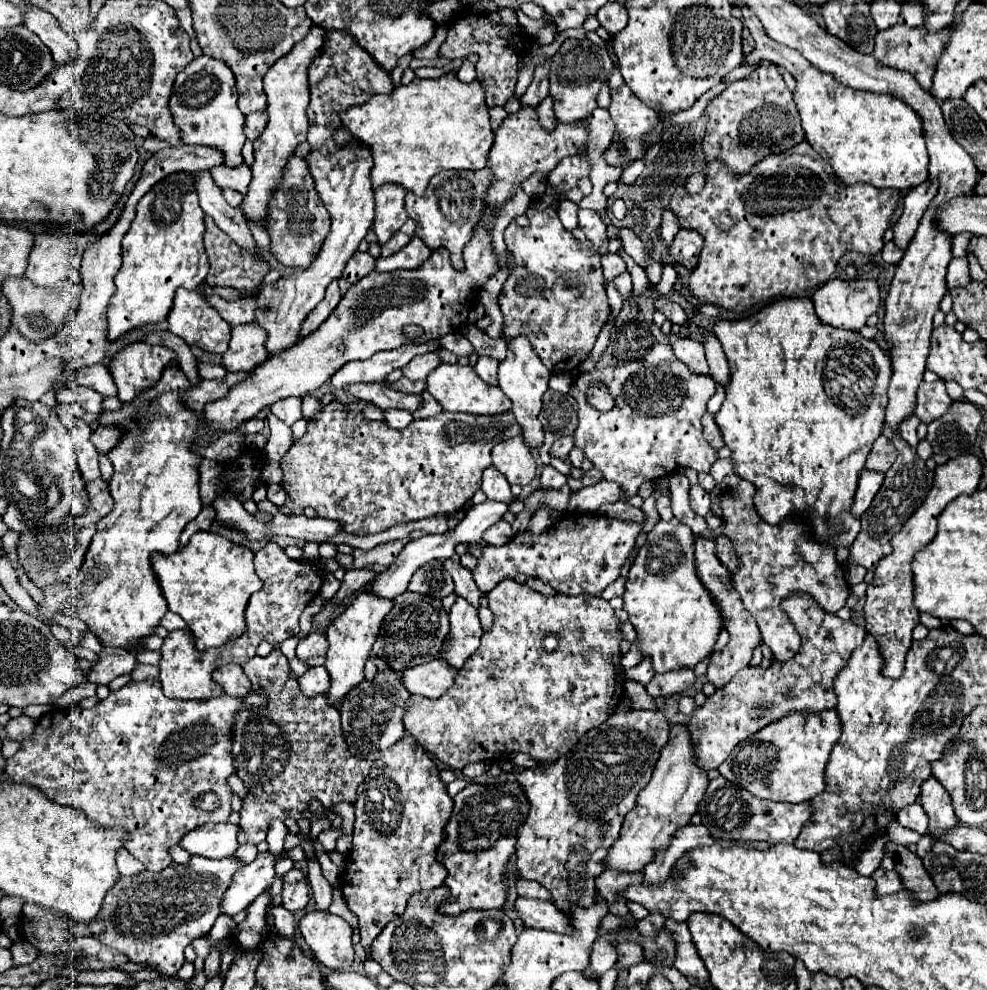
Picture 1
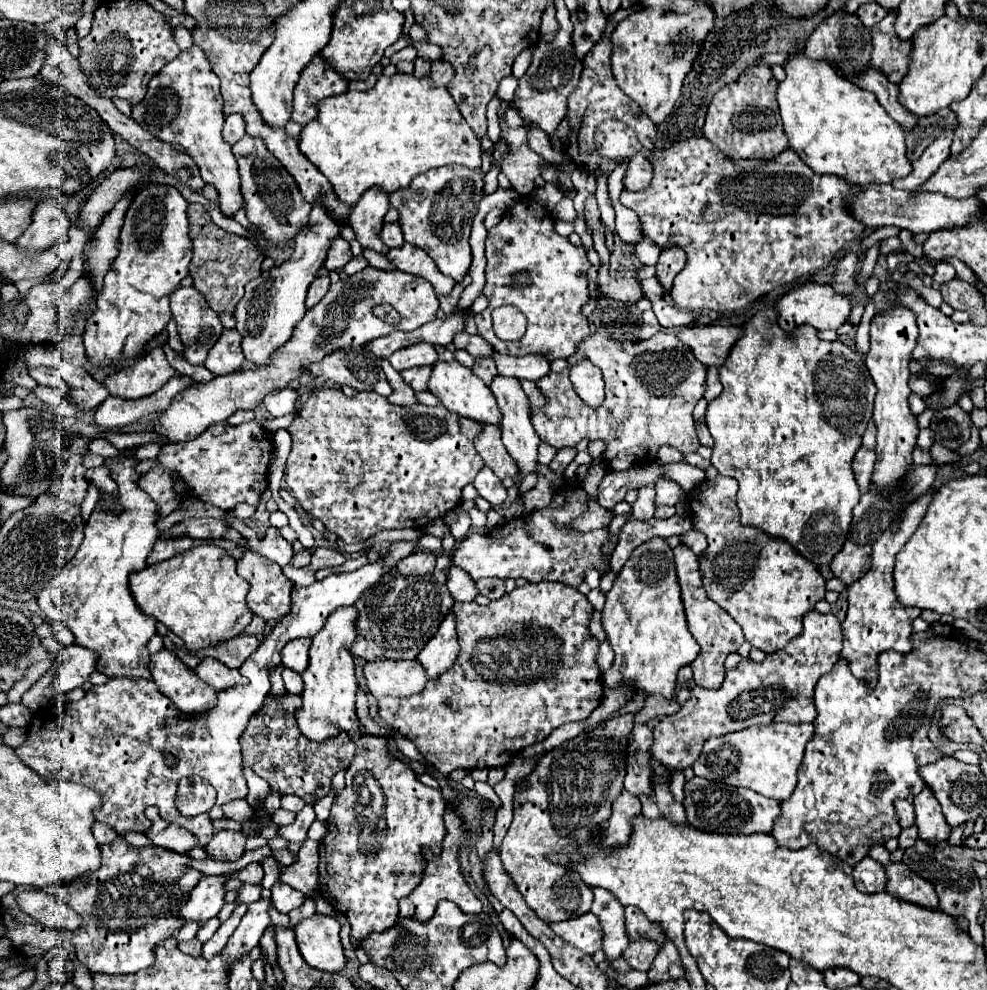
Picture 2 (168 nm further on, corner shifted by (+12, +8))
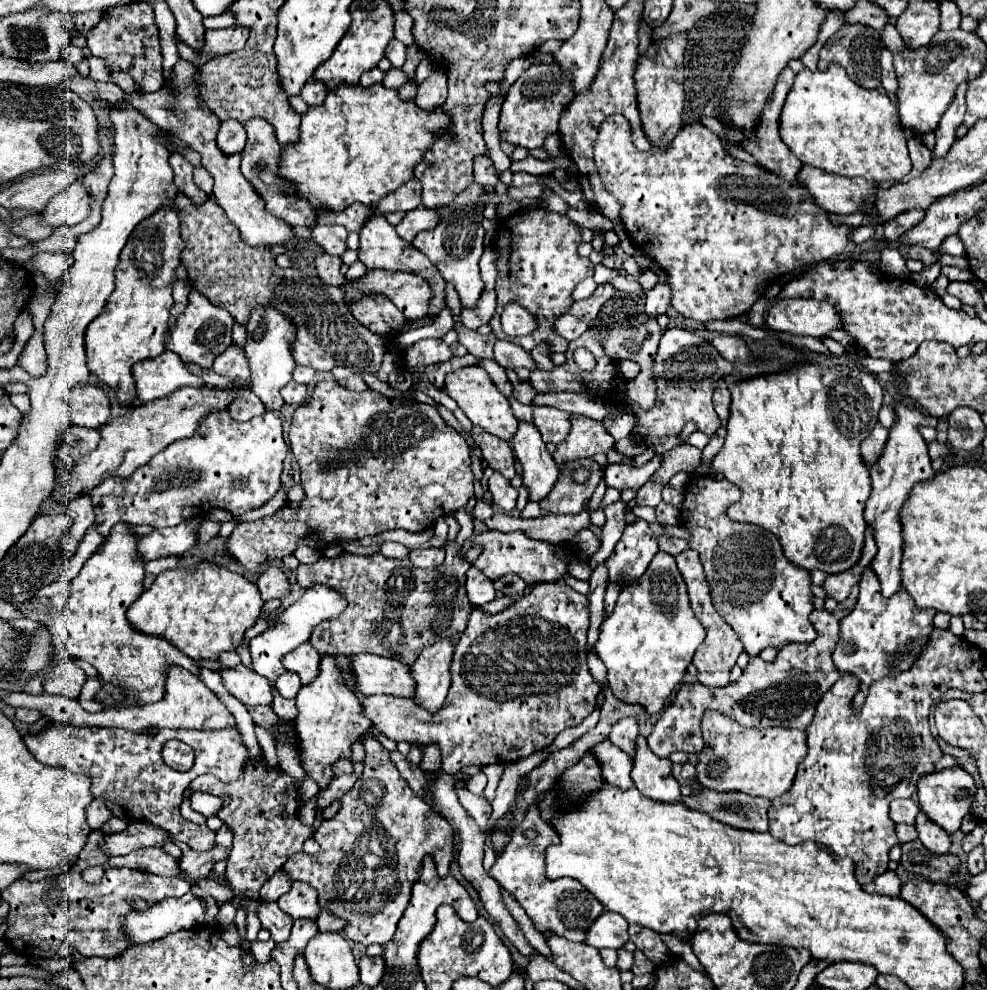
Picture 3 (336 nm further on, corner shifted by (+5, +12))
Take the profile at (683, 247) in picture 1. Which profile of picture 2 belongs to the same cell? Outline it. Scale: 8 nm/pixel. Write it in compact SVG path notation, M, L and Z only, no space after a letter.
M671 247L671 249L663 249L661 251L655 277L663 285L663 295L669 295L671 293L673 277L683 269L685 261L687 261L687 257L685 257L685 253L679 247Z

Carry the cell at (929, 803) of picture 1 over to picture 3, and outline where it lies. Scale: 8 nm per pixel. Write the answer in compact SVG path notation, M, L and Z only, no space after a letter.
M920 809L920 813L916 815L916 829L918 829L918 837L920 841L936 855L942 855L950 849L952 845L952 839L950 835L940 827L936 825L934 821L928 819L928 815Z

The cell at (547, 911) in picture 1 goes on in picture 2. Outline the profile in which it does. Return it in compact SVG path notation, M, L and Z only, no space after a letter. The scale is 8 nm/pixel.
M585 913L577 919L561 921L561 923L551 923L551 929L563 941L567 941L573 947L585 951L587 955L593 955L595 951L601 949L603 931L601 931L599 919L593 913Z

